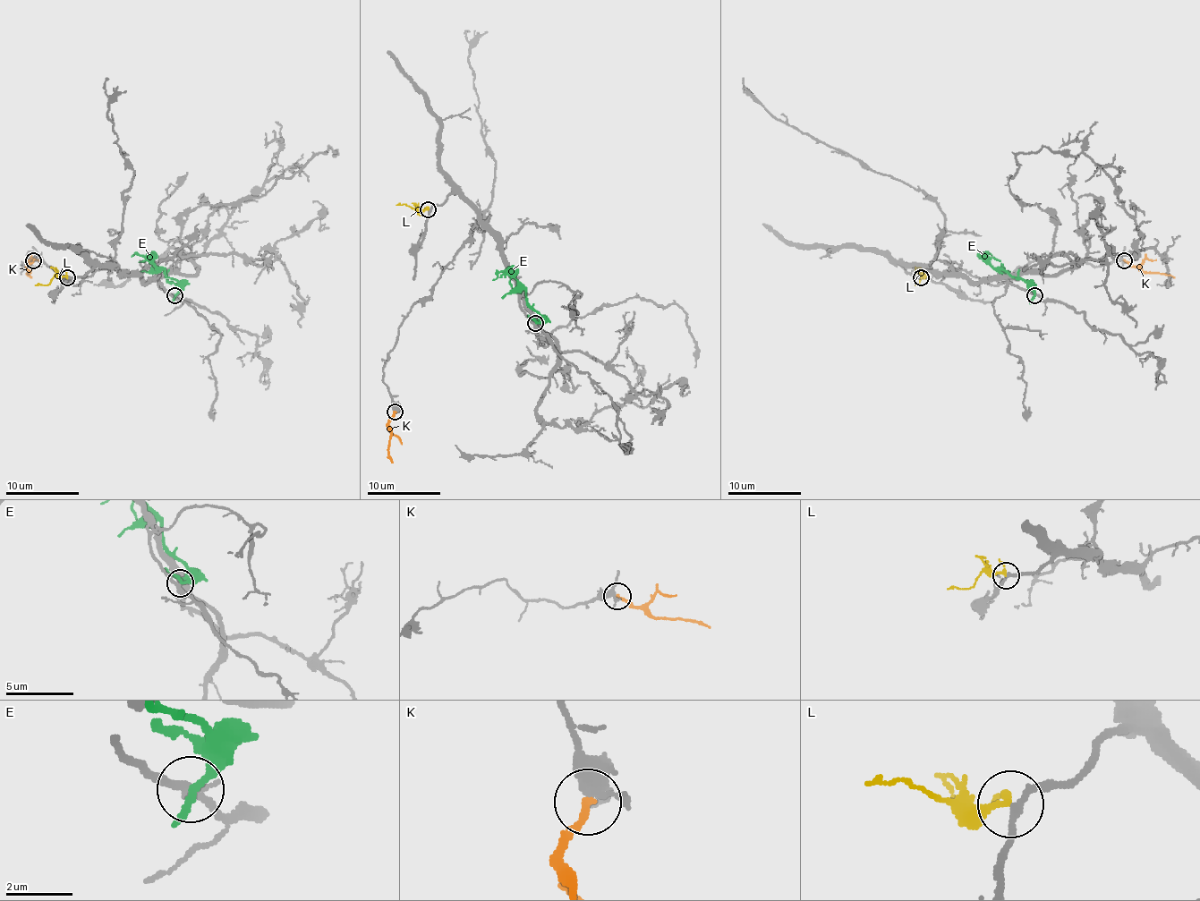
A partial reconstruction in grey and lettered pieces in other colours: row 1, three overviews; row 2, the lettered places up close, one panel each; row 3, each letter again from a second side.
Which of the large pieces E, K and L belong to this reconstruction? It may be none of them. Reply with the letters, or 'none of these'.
L

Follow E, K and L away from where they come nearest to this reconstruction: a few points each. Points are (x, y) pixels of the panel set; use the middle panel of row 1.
E: (535, 324), (540, 319), (540, 314), (528, 301), (523, 287), (506, 272), (493, 279)
K: (394, 412), (388, 429), (388, 457), (392, 463)
L: (429, 209), (395, 204)

